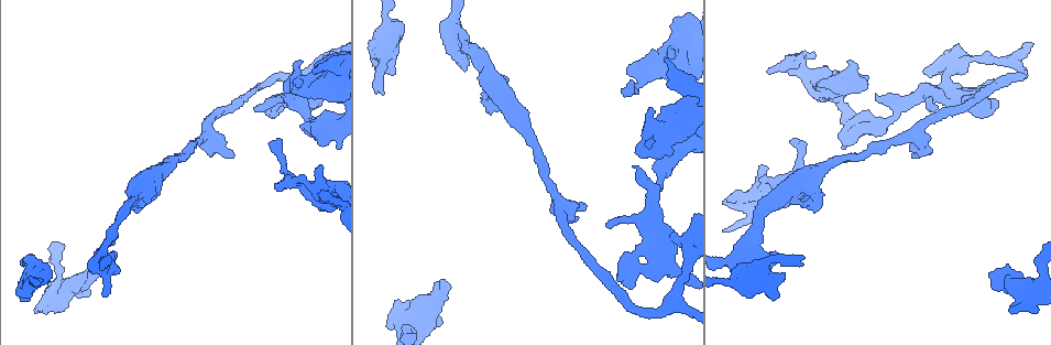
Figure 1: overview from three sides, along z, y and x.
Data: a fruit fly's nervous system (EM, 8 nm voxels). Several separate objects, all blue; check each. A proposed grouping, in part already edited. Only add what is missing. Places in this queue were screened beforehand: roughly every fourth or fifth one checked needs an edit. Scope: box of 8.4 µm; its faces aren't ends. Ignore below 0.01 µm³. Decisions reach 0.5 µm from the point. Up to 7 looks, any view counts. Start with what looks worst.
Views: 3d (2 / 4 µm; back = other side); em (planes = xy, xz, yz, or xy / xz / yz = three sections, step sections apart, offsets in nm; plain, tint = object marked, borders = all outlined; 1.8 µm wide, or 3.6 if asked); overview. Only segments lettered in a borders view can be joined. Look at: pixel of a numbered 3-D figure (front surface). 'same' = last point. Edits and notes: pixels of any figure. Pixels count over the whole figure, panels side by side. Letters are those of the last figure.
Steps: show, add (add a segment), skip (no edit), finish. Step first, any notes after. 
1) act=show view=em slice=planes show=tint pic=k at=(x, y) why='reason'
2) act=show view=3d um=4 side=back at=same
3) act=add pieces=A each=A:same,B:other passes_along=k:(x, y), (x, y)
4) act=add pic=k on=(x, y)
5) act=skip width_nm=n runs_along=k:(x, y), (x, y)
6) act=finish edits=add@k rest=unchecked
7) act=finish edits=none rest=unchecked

act=show view=em slice=planes show=borders pic=1 at=(381, 92) why='free end'

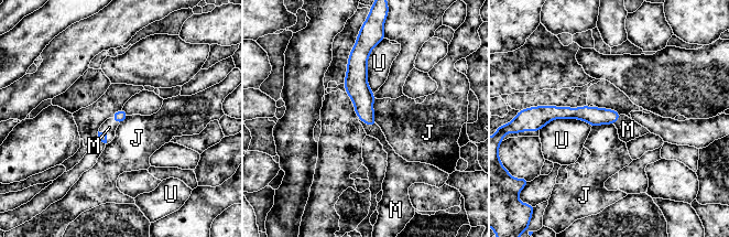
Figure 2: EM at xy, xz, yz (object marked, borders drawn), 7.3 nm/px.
act=add pieces=M each=J:other,M:same,U:other passes_along=2:(359, 92), (367, 125), (374, 131) found='the neuron continues'

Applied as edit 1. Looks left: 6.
act=show view=overview

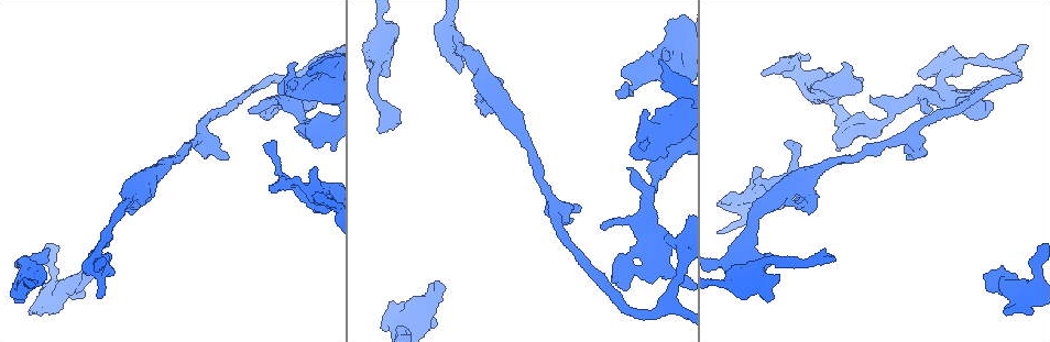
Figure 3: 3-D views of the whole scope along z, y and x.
act=show view=3d um=2 pic=3 at=(274, 145)

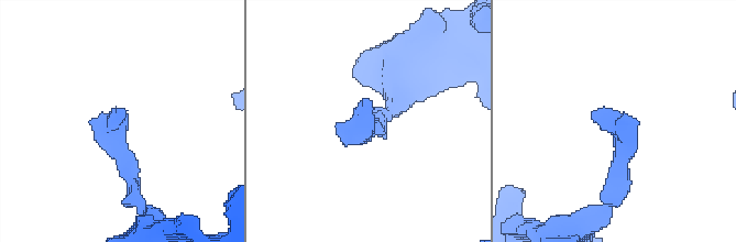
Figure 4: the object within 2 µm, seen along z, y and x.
act=show view=em slice=planes show=plain pic=4 at=(362, 99)

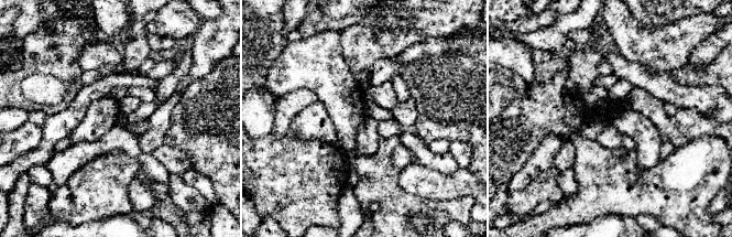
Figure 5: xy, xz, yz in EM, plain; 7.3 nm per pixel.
act=show view=em slice=planes show=borders at=same why='see the neighbours'

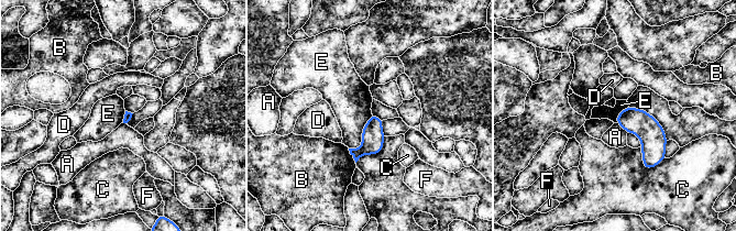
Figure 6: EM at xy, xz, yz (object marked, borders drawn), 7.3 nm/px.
act=skip each=A:other,B:other,C:other,D:other,E:other,F:other border=6:(372, 114), (362, 143), (349, 149) found='no lettered segment goes on from it'

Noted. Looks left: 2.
act=show view=em slice=planes show=plain pic=3 at=(929, 109) why='an open end'

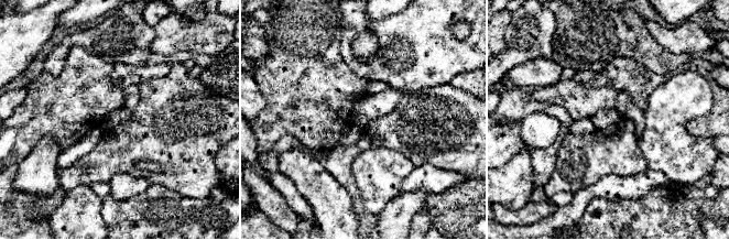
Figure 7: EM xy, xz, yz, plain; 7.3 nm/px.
act=show view=em slice=planes show=borders at=same why='what lies round it'

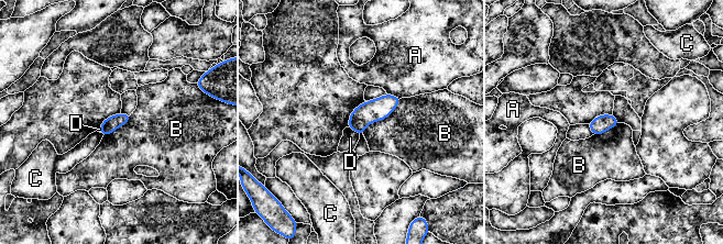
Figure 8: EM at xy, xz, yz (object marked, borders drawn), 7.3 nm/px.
act=skip width_nm=110 each=A:other,B:other,C:other,D:other border=8:(402, 98), (362, 133) found='no lettered segment goes on from it'

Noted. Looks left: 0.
act=finish edits=add@2 rest=unchecked

